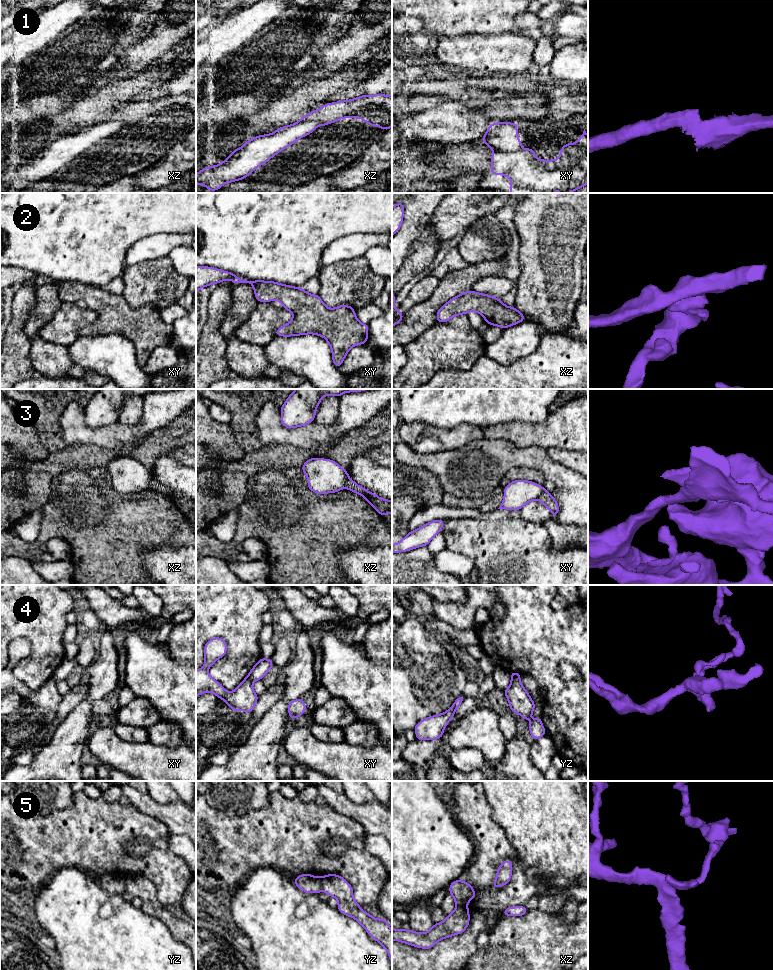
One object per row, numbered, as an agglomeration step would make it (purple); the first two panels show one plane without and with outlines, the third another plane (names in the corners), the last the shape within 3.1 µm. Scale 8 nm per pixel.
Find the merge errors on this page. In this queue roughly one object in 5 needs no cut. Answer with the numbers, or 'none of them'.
1, 3, 4, 5

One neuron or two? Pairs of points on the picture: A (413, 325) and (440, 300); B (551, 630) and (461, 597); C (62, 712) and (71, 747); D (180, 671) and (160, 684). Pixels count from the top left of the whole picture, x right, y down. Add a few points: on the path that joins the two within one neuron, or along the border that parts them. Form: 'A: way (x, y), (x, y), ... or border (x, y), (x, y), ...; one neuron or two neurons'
A: way (420, 318), (433, 305); one neuron
B: border (467, 595), (467, 599), (464, 602), (443, 602); two neurons
C: border (80, 702), (56, 728), (50, 738); two neurons
D: way (175, 676), (168, 683), (165, 683); one neuron

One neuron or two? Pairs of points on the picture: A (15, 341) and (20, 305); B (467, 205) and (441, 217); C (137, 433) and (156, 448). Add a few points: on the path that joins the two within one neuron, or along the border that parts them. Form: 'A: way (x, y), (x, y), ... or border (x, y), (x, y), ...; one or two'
A: way (15, 332), (19, 314); one
B: way (461, 208), (452, 217), (447, 217); one
C: border (163, 426), (146, 434), (131, 450), (129, 457); two

